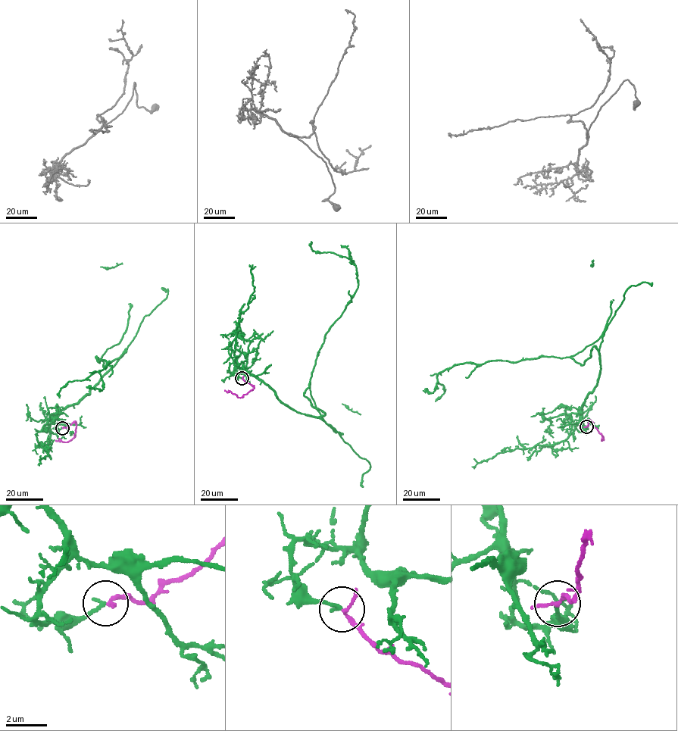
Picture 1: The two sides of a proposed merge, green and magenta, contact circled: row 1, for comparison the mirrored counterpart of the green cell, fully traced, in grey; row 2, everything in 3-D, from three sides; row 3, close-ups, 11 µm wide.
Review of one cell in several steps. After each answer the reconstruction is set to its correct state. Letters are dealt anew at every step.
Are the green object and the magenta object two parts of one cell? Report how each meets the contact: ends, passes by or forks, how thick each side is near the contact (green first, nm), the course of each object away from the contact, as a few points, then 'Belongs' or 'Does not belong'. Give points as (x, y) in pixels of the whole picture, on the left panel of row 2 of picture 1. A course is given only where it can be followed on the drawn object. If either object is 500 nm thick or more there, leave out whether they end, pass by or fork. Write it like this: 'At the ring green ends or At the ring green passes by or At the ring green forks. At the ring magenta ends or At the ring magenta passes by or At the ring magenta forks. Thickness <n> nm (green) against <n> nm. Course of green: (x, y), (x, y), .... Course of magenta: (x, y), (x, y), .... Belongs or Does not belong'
At the ring green ends. At the ring magenta passes by. Thickness 180 nm (green) against 150 nm. Course of green: (62, 428), (57, 413), (88, 395), (125, 349), (103, 367), (95, 357), (110, 362), (68, 382), (59, 398). Course of magenta: (62, 428), (76, 421), (73, 437), (67, 442), (56, 440). Belongs

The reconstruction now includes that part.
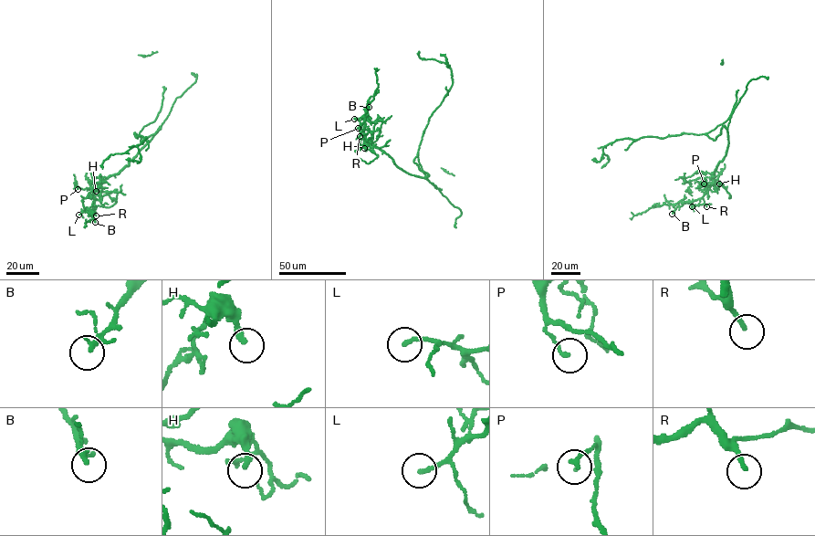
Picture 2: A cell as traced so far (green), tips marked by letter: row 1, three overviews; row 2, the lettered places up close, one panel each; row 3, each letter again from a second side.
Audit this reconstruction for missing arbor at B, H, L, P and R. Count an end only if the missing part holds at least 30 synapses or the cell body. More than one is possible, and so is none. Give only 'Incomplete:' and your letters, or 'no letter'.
Incomplete: no letter

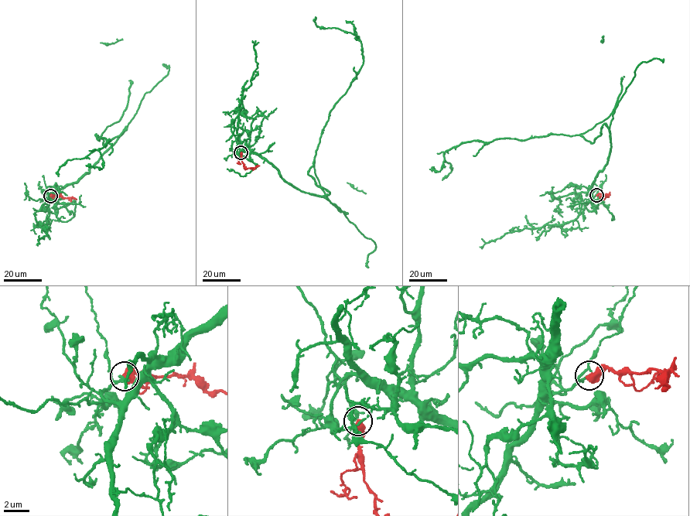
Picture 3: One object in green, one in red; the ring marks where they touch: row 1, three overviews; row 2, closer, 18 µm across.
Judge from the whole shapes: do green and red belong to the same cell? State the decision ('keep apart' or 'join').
join

